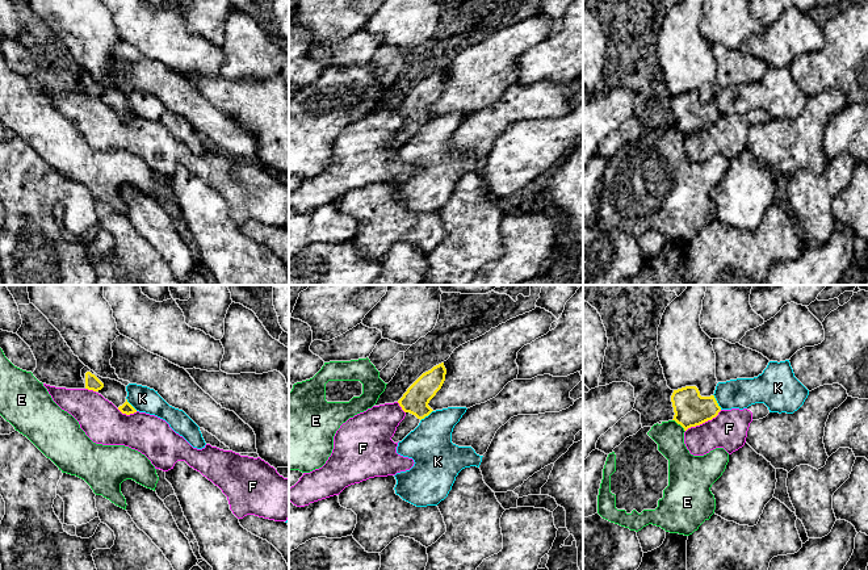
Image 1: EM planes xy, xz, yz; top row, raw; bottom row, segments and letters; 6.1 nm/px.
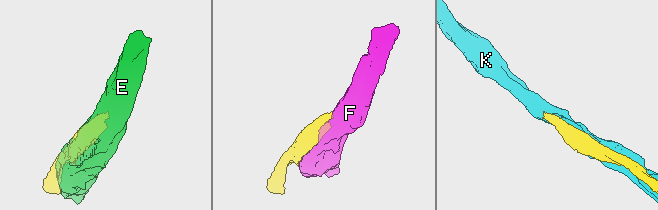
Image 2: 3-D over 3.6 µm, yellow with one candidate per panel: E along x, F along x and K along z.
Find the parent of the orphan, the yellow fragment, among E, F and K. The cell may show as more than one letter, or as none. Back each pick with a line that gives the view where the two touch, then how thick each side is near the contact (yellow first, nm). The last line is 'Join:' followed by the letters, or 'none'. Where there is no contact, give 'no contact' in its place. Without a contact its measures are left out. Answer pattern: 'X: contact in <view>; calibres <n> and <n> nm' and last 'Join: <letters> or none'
Join: none

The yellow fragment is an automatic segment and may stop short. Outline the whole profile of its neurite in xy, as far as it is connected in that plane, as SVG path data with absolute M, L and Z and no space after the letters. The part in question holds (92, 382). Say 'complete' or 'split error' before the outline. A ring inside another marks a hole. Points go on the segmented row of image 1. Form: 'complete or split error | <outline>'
split error | M84 366L81 369L81 377L84 380L85 389L101 394L105 399L112 402L122 414L130 415L137 412L137 410L127 402L126 386L121 382L110 378L102 378L88 366Z

